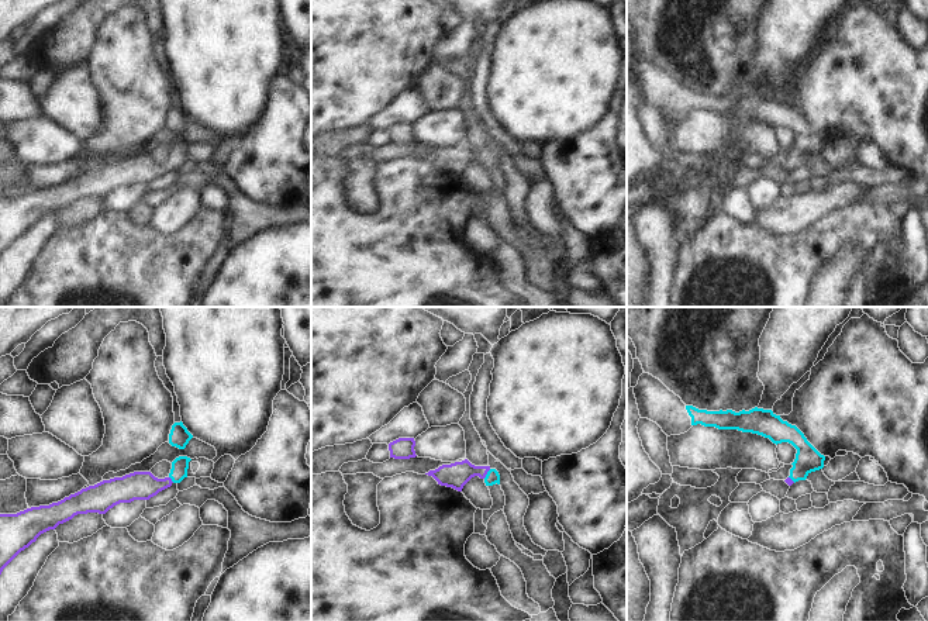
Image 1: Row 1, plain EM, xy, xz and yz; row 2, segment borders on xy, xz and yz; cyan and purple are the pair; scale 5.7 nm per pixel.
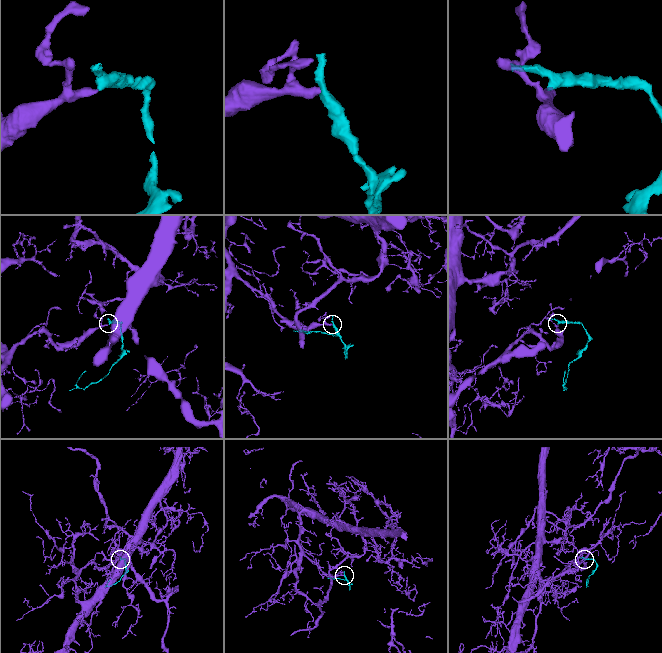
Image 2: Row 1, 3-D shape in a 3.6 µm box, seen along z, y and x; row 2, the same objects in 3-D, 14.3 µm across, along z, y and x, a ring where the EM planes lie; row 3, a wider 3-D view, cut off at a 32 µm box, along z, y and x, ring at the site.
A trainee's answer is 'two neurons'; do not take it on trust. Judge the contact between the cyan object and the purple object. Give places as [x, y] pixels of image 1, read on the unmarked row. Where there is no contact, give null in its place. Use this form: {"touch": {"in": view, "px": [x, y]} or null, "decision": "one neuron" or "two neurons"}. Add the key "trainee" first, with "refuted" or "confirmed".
{"trainee": "refuted", "touch": {"in": "xz", "px": [487, 158]}, "decision": "one neuron"}

